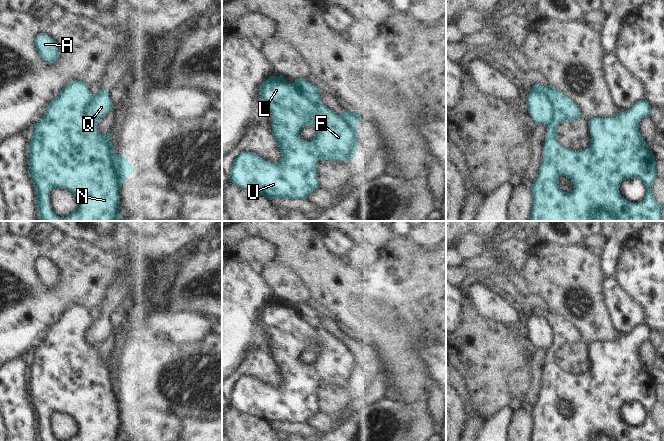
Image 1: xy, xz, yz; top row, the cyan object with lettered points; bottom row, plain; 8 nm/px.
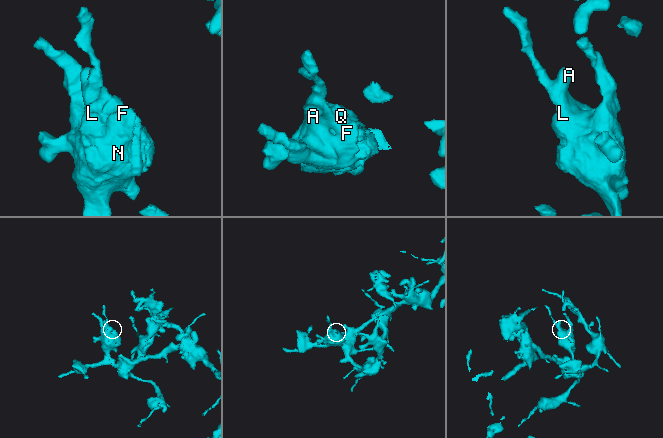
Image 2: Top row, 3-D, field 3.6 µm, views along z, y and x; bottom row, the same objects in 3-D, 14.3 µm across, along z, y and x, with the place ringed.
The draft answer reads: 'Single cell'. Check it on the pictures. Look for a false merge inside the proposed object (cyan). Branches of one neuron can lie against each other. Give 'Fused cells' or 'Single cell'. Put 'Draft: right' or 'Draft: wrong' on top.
Draft: wrong
Fused cells

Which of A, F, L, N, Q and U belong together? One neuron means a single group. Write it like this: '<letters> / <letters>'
A F L N U / Q

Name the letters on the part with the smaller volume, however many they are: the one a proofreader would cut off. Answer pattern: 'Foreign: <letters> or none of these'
Foreign: Q

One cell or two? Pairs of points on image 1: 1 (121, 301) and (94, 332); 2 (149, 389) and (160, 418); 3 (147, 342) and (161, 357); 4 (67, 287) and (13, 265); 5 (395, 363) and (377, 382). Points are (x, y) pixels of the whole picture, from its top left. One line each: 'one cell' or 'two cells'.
1: one cell
2: two cells
3: two cells
4: one cell
5: two cells

